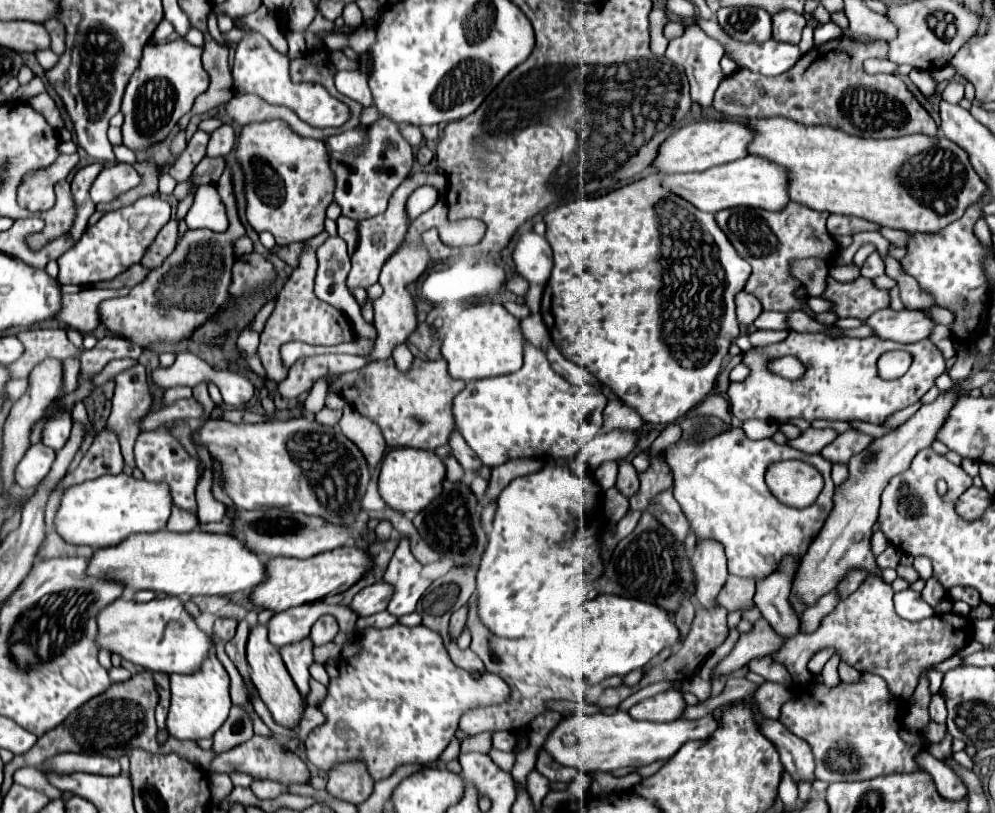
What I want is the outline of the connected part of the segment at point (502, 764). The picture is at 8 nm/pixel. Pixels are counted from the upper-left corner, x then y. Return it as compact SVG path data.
M490 749L490 759L504 771L510 771L512 765L514 765L514 753L506 753L506 751L498 751L498 749Z

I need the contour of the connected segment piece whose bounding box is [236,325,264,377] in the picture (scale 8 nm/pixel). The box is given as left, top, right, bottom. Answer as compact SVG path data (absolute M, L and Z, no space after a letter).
M246 325L244 329L242 329L242 333L240 333L240 337L238 337L238 349L240 351L244 351L246 353L246 361L248 361L248 365L252 367L252 371L256 373L256 375L260 375L260 377L264 377L264 369L262 369L262 365L260 365L260 361L258 361L258 357L256 357L256 347L258 347L258 333L250 327L250 325Z

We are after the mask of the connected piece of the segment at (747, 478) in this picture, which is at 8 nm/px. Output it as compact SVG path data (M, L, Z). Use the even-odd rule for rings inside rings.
M730 429L714 439L708 439L704 443L690 443L690 441L680 441L674 443L668 453L666 461L670 463L674 471L674 497L680 503L690 529L698 539L714 539L724 547L726 559L728 559L728 571L732 575L744 577L744 579L754 579L760 581L766 575L772 575L778 565L782 563L784 557L794 557L796 563L802 561L804 553L808 551L812 539L820 533L826 517L832 511L832 495L834 495L834 483L830 479L830 469L832 463L824 459L822 455L806 455L802 451L796 451L788 445L776 445L772 439L760 439L760 441L750 441L742 429ZM782 459L800 459L804 463L810 463L818 467L818 471L824 477L824 489L818 495L818 499L804 509L794 509L784 503L780 503L768 489L764 481L766 467L770 463L782 461Z

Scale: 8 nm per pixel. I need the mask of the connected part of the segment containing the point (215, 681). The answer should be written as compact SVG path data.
M210 655L210 659L202 663L198 673L170 675L170 687L172 687L172 705L166 719L166 731L174 739L190 739L190 741L196 741L202 737L212 739L218 727L222 727L222 723L226 721L226 715L230 713L230 707L232 707L230 675L224 669L224 665L218 661L218 657Z

